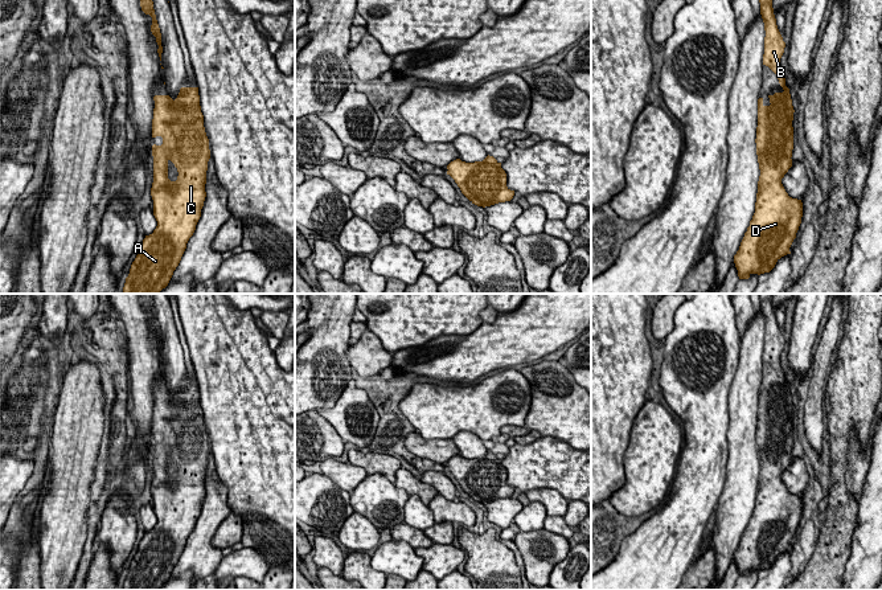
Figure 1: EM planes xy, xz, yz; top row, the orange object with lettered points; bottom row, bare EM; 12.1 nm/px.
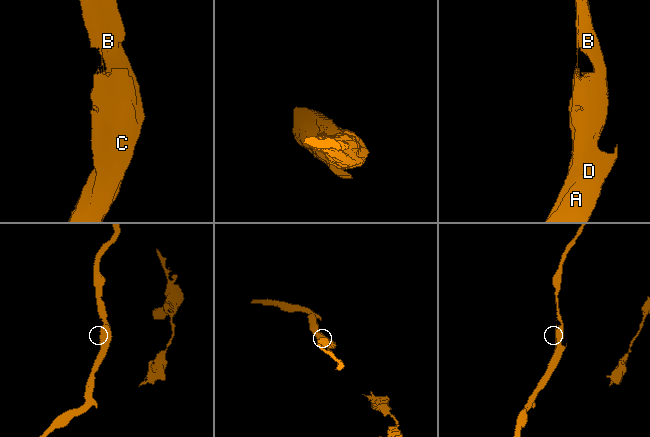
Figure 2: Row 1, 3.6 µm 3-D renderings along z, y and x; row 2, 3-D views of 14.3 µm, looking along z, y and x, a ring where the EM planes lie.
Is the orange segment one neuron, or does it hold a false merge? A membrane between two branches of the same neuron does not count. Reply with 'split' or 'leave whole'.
leave whole

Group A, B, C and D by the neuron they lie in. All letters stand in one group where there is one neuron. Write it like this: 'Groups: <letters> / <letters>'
Groups: A B C D

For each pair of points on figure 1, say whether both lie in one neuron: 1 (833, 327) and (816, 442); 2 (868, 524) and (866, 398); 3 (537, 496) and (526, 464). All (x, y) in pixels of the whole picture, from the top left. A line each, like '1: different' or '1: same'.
1: same
2: different
3: different

